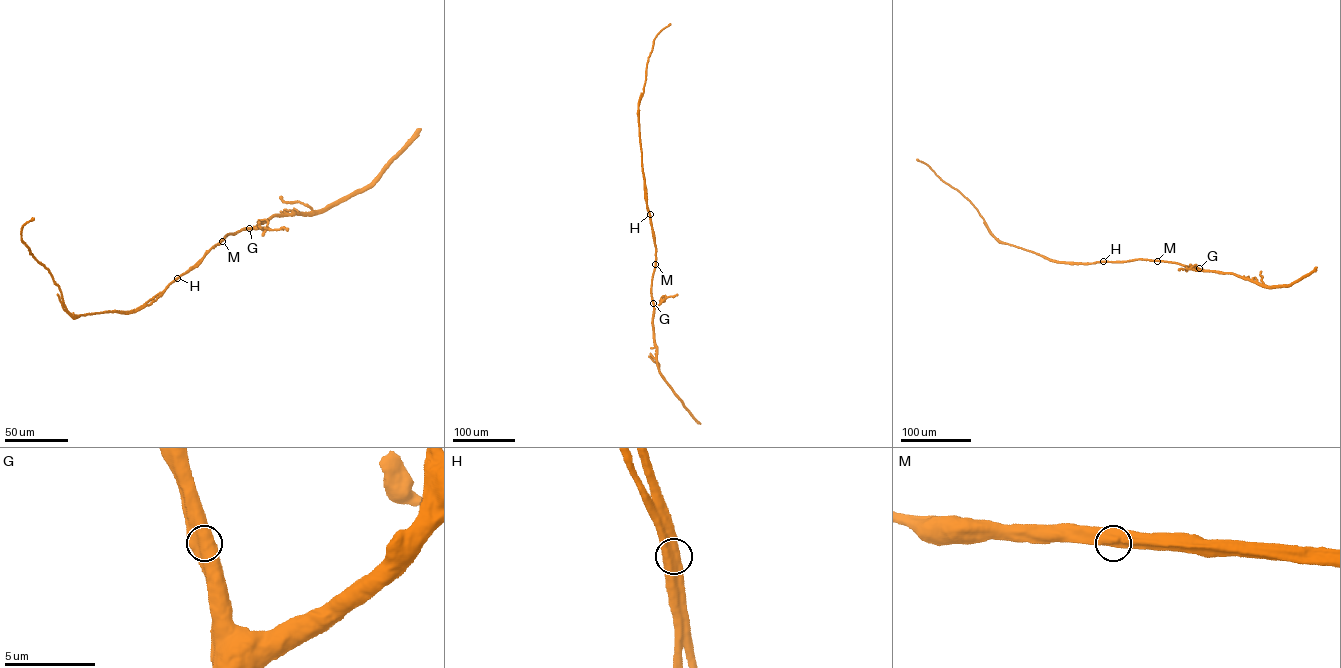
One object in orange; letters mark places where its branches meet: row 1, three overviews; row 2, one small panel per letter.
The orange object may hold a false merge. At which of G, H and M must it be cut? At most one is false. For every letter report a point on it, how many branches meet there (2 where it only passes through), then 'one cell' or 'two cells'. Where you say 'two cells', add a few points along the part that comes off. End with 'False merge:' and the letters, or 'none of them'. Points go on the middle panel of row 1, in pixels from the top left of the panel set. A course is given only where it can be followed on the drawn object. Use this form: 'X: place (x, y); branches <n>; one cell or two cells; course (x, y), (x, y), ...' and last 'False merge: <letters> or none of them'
G: place (653, 303); branches 2; one cell
H: place (650, 214); branches 2; two cells; course (650, 215), (639, 130), (641, 93)
M: place (655, 264); branches 2; one cell
False merge: H

